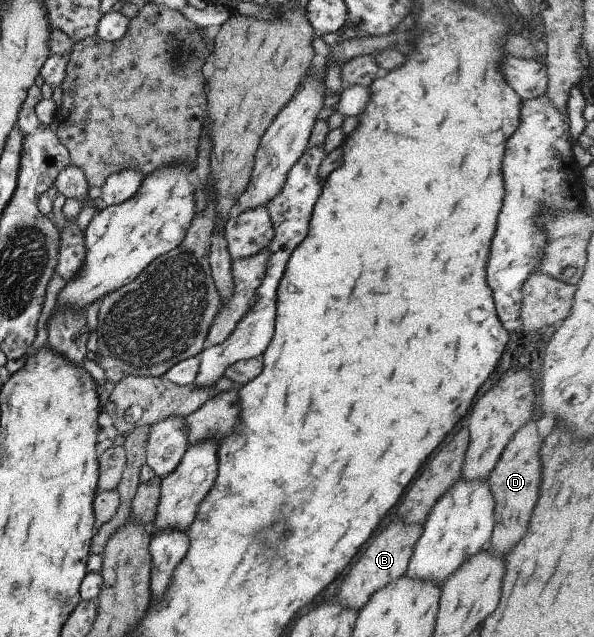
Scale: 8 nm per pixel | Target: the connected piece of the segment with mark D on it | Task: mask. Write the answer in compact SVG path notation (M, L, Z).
M531 417L524 425L520 425L520 429L516 429L516 433L510 437L510 441L502 449L494 469L487 476L494 503L494 531L492 531L492 539L490 539L490 551L496 555L506 555L526 533L526 525L528 525L530 513L532 513L536 497L538 497L538 477L540 477L538 445L540 445L540 437L534 417Z

